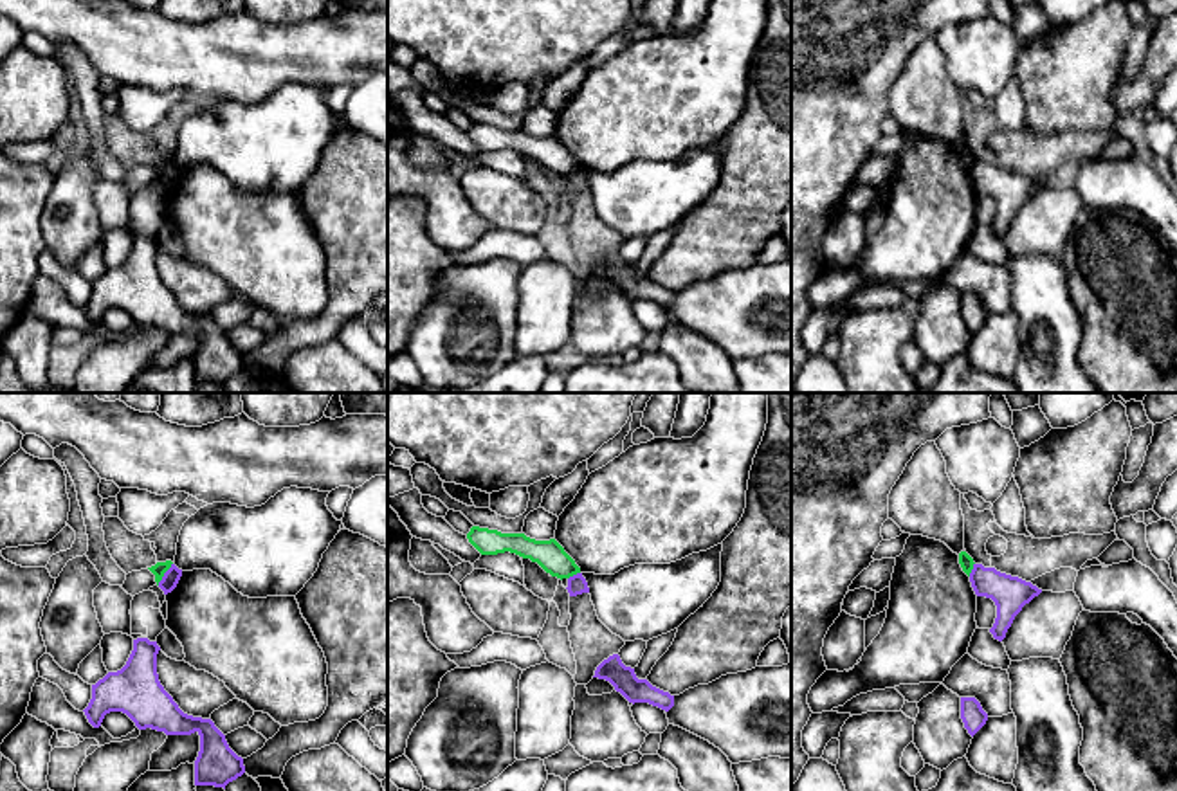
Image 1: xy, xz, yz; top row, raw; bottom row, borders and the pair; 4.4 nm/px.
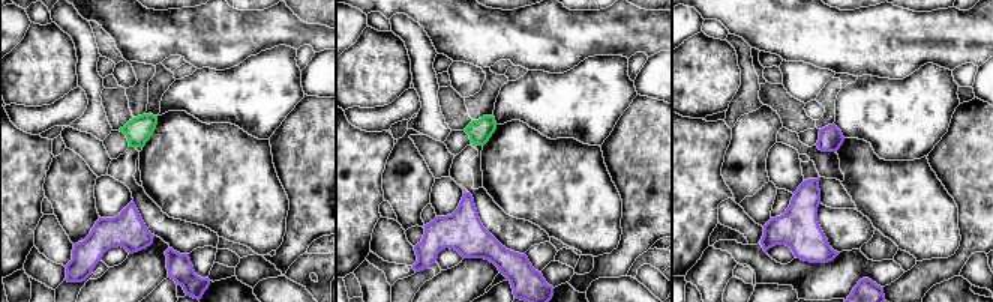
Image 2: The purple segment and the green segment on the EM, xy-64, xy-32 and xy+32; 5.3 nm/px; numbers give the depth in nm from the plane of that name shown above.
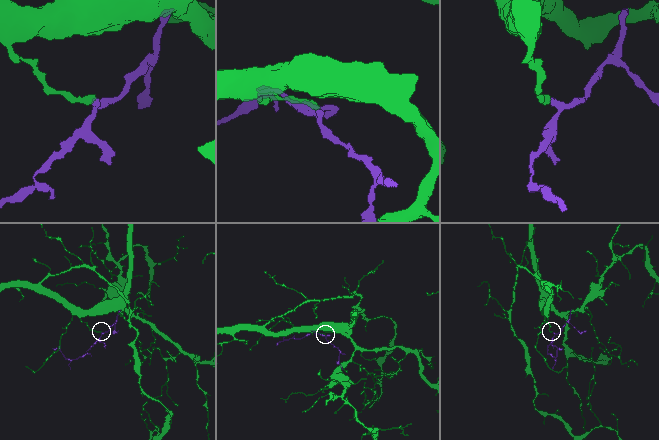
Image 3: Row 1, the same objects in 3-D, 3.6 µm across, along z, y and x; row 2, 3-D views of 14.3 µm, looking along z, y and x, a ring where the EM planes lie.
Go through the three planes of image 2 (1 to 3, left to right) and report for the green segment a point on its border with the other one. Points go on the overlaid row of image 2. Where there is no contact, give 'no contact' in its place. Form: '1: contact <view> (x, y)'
1: no contact
2: no contact
3: no contact

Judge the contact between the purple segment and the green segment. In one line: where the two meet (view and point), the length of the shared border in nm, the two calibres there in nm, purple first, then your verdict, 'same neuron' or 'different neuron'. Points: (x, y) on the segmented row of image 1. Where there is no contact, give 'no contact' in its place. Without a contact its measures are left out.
xy (164, 573) | 120 nm | 70/60 nm | different neuron

